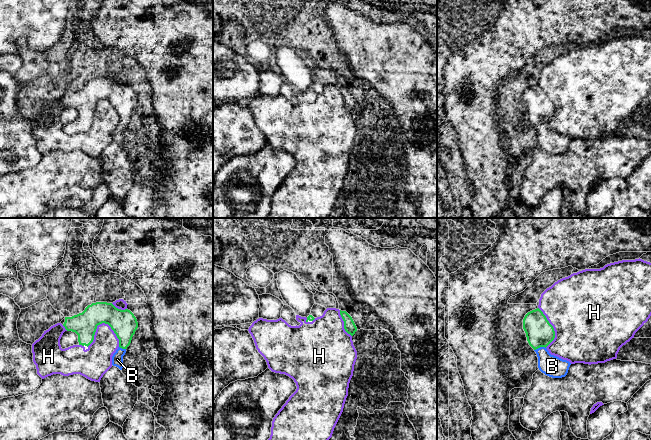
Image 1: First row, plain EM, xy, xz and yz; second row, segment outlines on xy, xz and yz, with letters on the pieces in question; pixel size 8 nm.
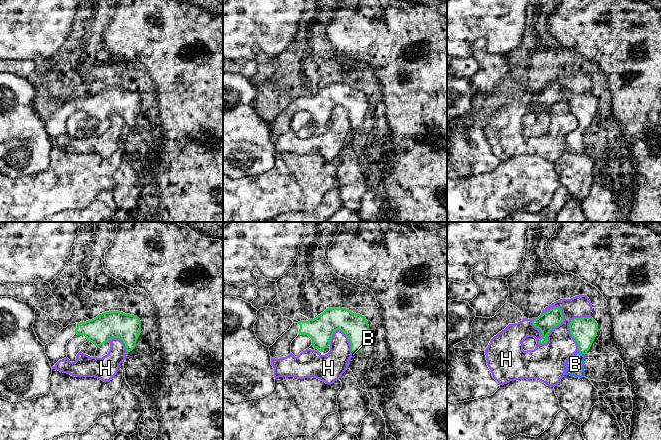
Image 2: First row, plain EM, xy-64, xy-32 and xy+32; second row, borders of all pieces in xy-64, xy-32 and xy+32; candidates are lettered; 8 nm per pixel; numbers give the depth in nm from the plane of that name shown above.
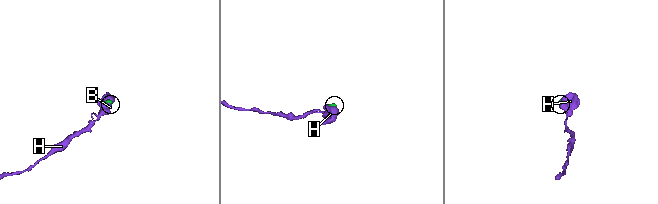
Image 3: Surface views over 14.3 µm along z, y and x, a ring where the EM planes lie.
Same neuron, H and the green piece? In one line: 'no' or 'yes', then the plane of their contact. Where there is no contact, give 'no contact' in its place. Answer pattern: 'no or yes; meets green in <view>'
no; meets green in xy

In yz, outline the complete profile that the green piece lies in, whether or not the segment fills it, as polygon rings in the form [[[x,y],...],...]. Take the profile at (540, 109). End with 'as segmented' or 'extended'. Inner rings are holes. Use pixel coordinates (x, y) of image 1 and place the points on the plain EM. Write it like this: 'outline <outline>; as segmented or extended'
outline [[[539,84],[525,91],[523,95],[523,105],[529,121],[537,130],[539,146],[552,154],[565,153],[571,139],[551,131],[547,126],[546,123],[555,114],[555,107]]]; extended

